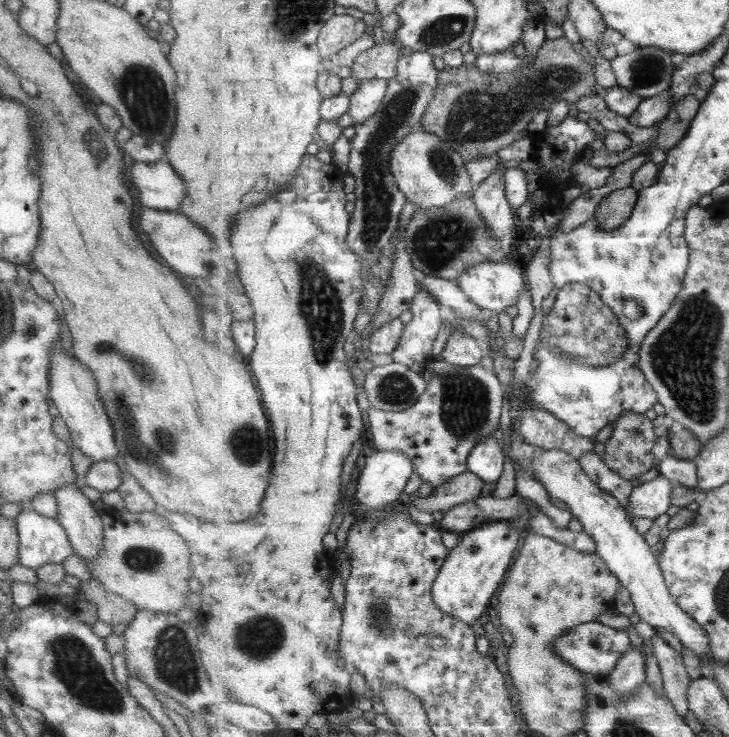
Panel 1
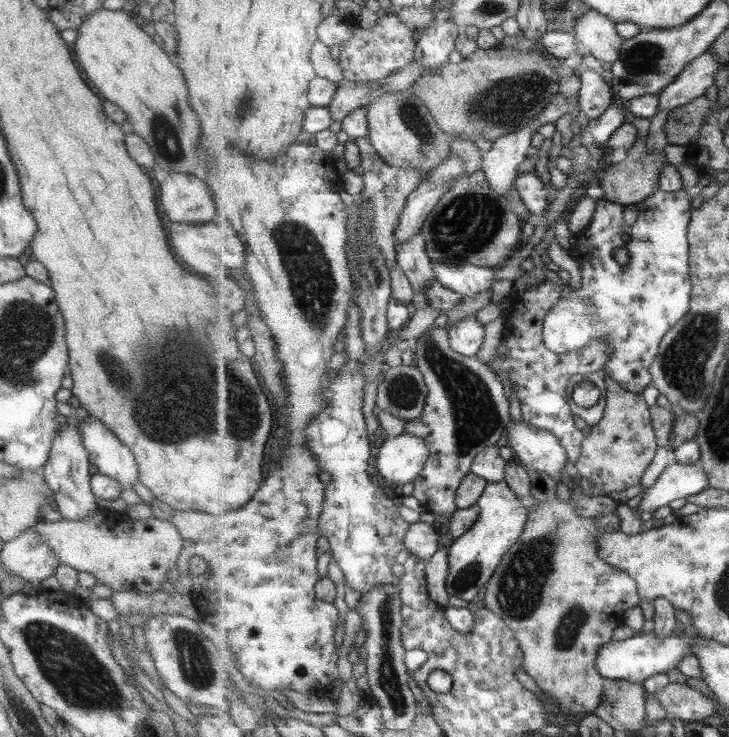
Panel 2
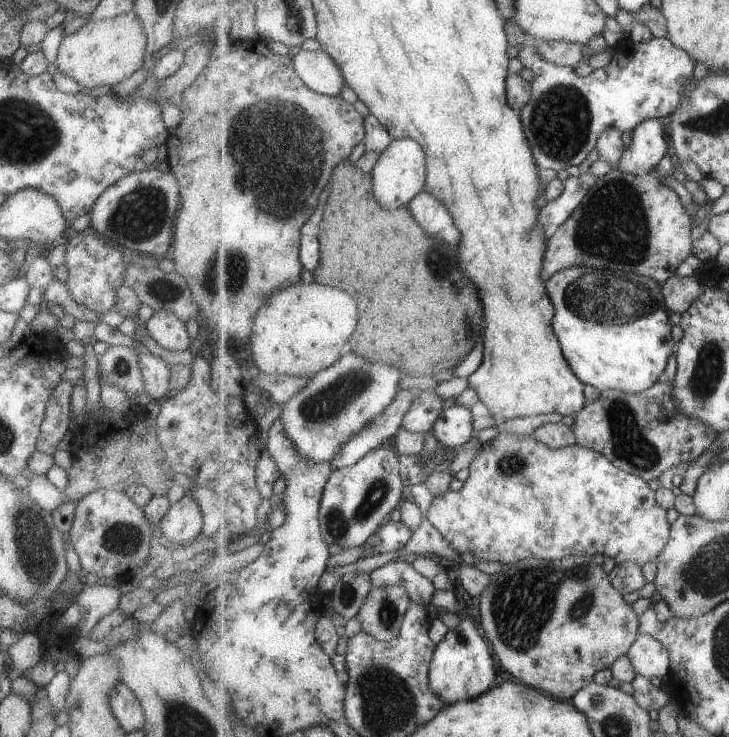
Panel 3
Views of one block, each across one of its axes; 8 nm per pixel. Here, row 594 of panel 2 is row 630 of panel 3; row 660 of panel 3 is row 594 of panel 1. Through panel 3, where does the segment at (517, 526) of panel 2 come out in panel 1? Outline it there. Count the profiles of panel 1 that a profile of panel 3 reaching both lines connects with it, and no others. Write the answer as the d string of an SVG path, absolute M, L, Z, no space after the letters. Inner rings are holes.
M507 520L486 522L461 537L450 551L432 588L433 600L441 612L469 625L477 622L485 614L495 592L502 588L503 580L507 572L510 572L511 564L514 564L513 558L519 548L519 540L521 534L518 528L507 523Z

